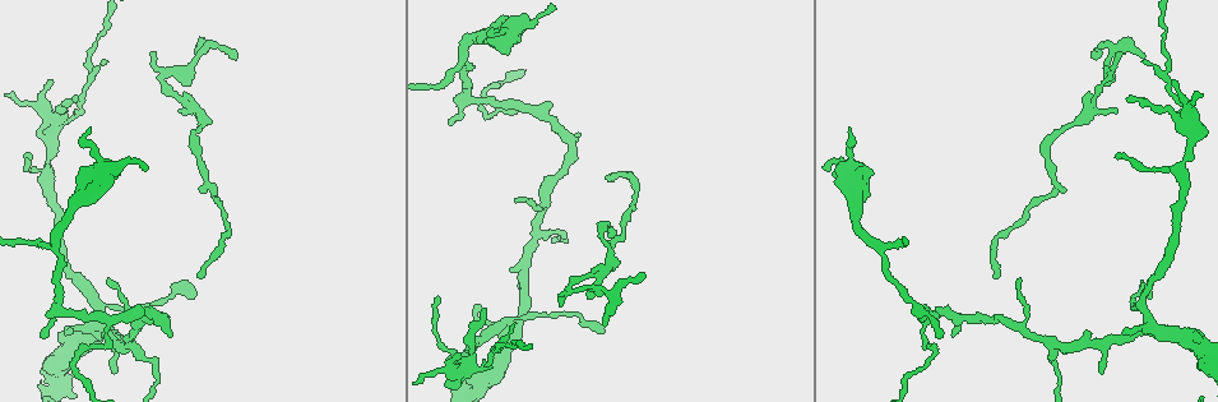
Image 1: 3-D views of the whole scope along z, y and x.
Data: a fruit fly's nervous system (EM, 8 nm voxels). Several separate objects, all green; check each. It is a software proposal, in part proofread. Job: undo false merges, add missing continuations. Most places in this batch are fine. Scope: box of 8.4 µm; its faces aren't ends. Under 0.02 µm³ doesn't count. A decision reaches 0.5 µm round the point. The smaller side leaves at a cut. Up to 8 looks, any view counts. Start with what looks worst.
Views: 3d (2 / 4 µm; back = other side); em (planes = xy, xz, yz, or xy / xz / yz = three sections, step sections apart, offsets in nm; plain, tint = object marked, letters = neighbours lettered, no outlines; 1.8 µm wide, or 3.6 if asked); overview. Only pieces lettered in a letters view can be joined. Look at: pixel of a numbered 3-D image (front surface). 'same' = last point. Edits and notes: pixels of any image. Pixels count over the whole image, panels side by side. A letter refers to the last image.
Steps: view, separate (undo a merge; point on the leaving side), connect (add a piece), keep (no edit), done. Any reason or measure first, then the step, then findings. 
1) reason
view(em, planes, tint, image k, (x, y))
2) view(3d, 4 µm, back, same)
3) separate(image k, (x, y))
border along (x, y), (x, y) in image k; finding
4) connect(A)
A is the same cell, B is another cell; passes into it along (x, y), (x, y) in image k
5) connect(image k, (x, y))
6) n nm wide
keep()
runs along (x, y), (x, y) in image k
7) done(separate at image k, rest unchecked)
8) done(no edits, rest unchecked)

branch stops here
view(3d, 4 µm, image 1, (1172, 80))

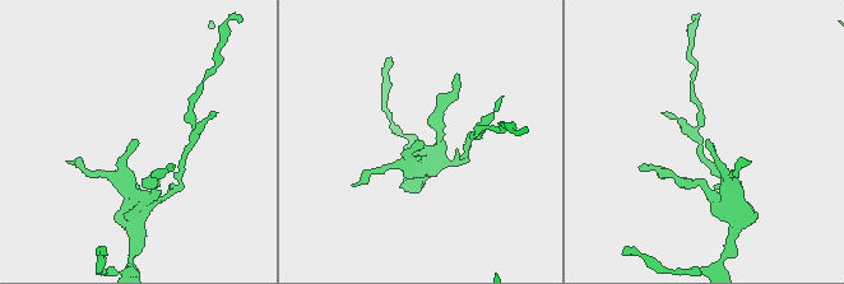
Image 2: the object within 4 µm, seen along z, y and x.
view(em, planes, letters, image 2, (419, 140))

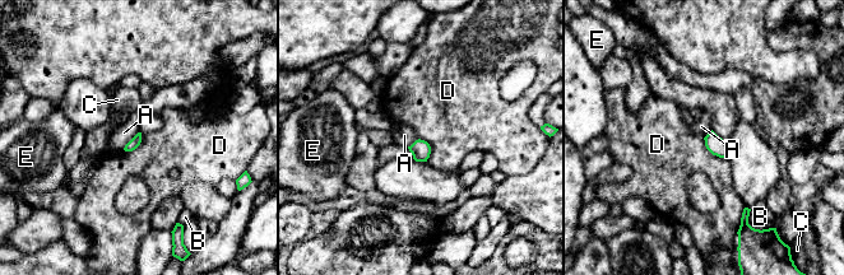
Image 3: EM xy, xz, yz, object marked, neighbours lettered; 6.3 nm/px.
keep()
A, B, C, D and E are other cells; border along (703, 138), (713, 154), (728, 158) in image 3; none of them fits

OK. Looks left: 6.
view(3d, 2 µm, back, image 1, (538, 235))

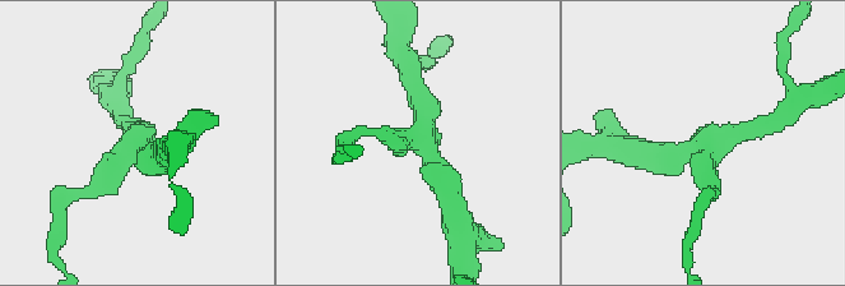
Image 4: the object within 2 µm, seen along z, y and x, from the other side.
3 arms
view(em, planes, letters, image 4, (139, 143))

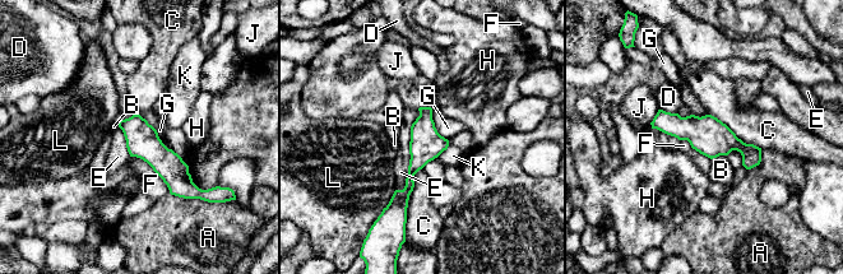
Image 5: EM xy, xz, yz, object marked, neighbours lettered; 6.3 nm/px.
keep()
A, B, C, D, E, F, G, H, J, K and L are other cells; all the same cell

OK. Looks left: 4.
free end
view(3d, 2 µm, image 1, (499, 31))

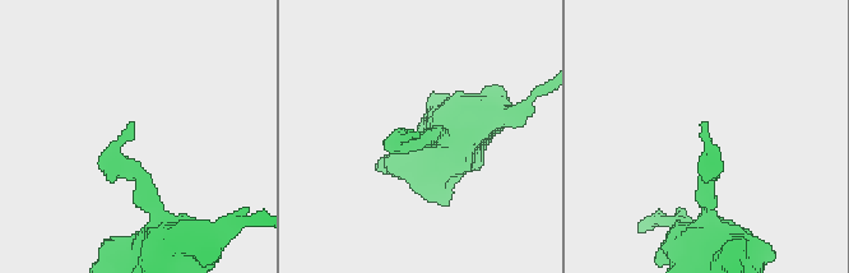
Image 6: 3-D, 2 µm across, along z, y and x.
need the tissue
view(em, xz, step 4, tint, image 6, (701, 129))

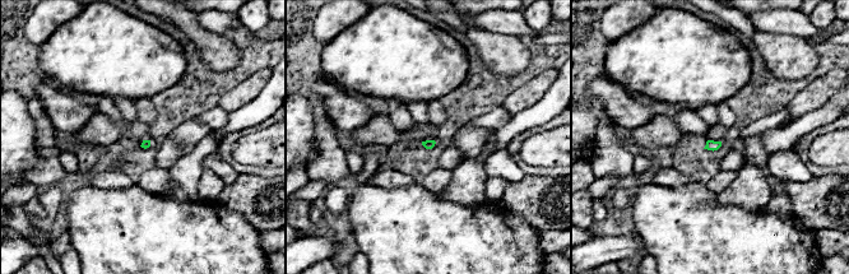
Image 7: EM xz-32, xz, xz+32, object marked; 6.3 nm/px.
another direction
view(em, planes, letters, same)

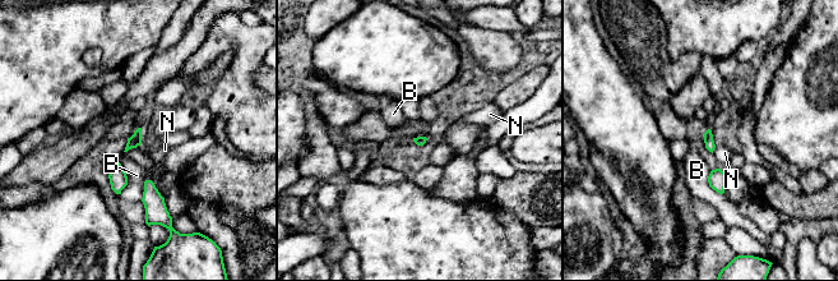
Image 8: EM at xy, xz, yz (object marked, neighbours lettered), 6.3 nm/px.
keep()
B and N are other cells; border along (119, 161), (126, 176), (121, 193) in image 8; no lettered piece goes on from it

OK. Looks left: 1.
done(no edits, rest unchecked)

